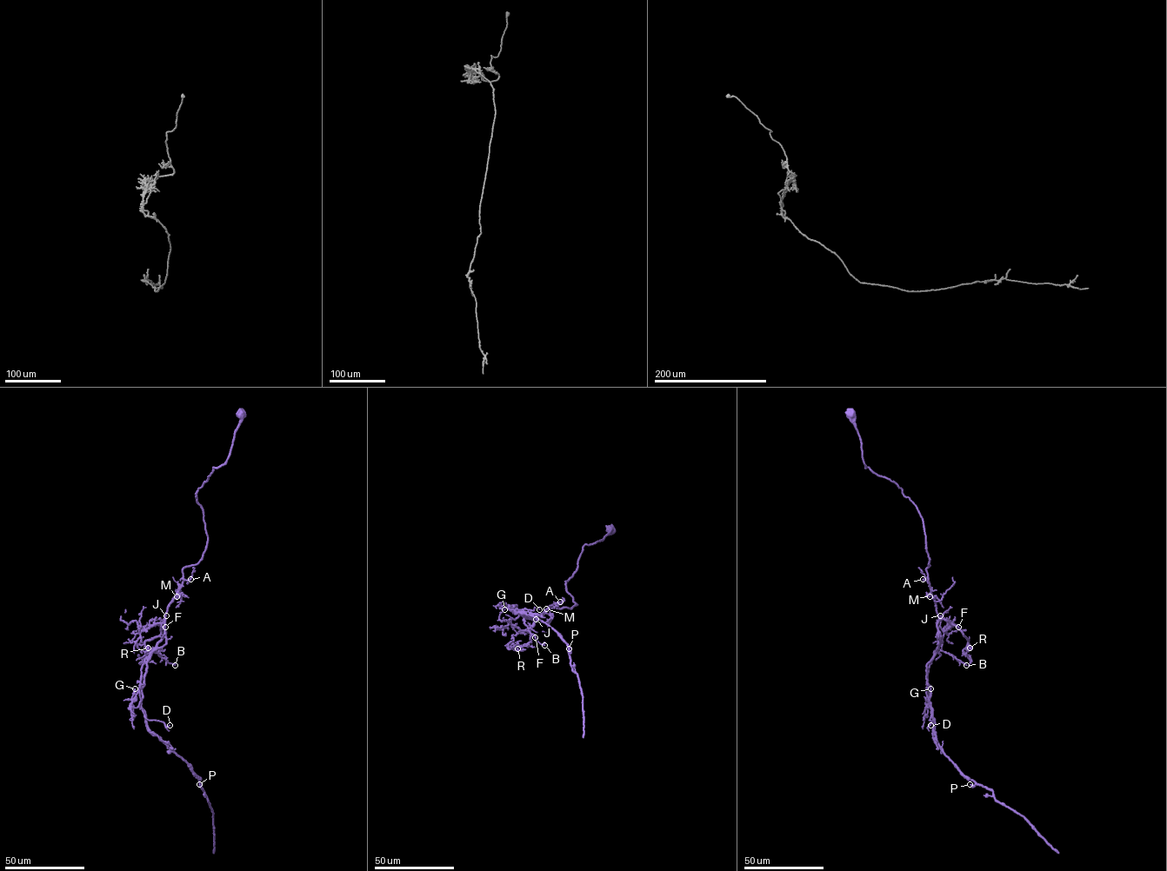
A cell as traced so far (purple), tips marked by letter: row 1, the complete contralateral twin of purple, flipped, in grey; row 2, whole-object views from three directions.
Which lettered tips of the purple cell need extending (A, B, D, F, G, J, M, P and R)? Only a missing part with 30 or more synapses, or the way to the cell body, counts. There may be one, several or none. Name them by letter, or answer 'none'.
F

